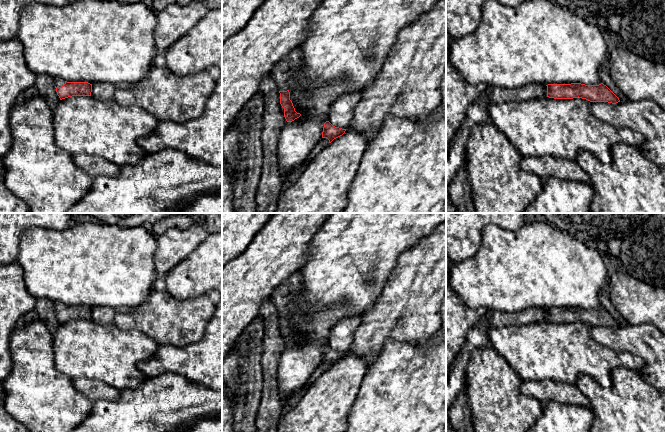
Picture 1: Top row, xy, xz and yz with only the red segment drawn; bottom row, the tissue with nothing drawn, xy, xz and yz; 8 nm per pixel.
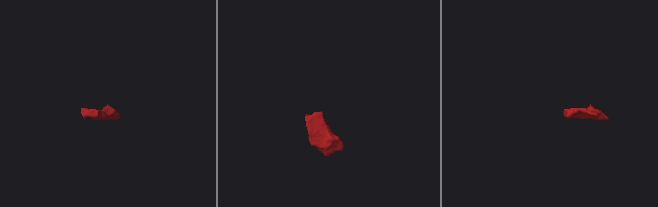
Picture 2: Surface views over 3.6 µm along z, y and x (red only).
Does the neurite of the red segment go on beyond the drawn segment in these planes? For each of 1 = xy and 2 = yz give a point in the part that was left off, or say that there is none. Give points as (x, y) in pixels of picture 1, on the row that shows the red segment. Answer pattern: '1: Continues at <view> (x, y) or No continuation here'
1: Continues at xy (58, 82)
2: No continuation here

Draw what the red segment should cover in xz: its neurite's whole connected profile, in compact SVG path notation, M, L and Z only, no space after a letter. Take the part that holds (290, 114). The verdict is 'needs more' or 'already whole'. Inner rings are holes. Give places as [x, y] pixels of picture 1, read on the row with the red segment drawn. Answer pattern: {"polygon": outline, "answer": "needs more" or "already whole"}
{"polygon": "M297 47L279 60L271 71L271 75L278 85L280 104L284 108L284 117L287 122L292 122L301 116L295 111L288 90L288 81L297 74L301 65L302 51Z", "answer": "needs more"}

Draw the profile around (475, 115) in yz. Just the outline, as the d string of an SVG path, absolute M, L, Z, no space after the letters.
M534 83L513 89L488 86L479 98L467 109L466 120L460 126L446 155L446 189L465 161L465 146L472 125L483 124L489 120L488 107L508 101L522 101L547 96L545 84Z

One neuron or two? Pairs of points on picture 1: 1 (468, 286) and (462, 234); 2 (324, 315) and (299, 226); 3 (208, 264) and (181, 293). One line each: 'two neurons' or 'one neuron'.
1: two neurons
2: two neurons
3: one neuron

